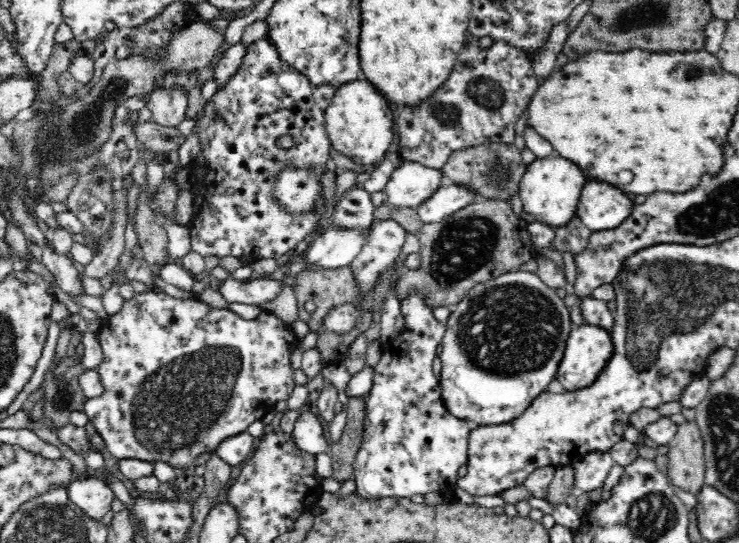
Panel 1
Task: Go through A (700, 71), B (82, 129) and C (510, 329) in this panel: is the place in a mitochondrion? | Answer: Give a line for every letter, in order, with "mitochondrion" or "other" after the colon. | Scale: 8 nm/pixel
A: mitochondrion
B: mitochondrion
C: mitochondrion

